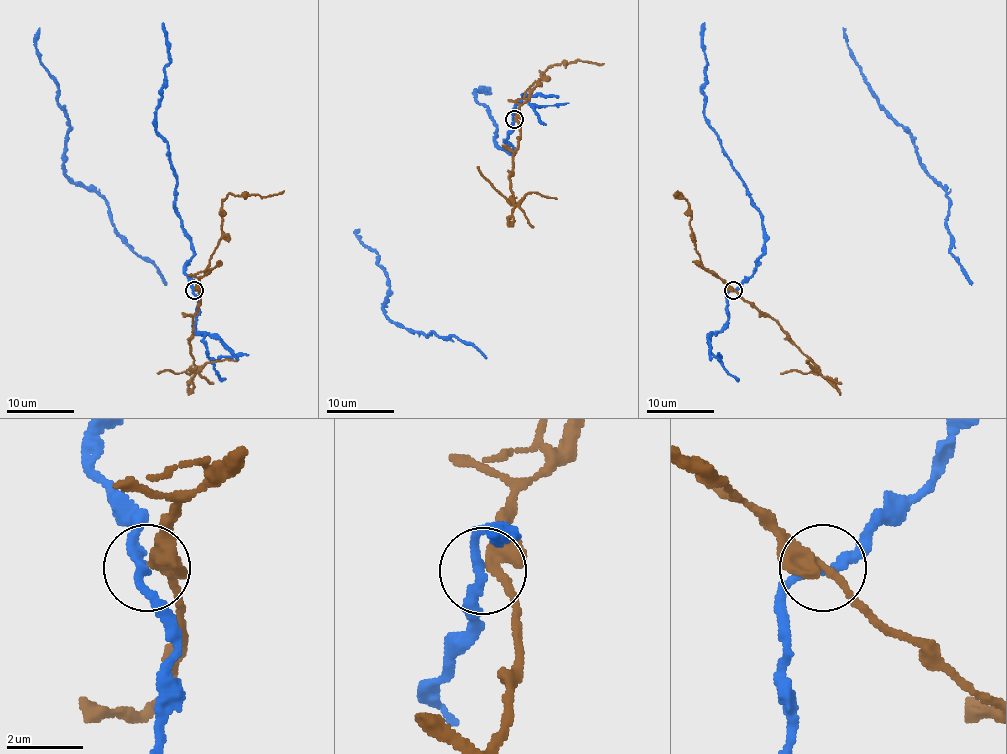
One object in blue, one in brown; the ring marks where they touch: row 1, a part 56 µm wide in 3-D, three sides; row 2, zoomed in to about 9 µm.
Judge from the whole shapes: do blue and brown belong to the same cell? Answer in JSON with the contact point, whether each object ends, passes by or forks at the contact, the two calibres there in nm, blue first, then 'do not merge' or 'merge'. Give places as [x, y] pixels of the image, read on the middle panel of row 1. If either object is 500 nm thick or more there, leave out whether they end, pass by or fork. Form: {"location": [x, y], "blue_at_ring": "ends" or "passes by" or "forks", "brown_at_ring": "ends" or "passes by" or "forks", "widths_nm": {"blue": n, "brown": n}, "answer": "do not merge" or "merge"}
{"location": [514, 119], "blue_at_ring": "passes by", "brown_at_ring": "passes by", "widths_nm": {"blue": 240, "brown": 340}, "answer": "do not merge"}

